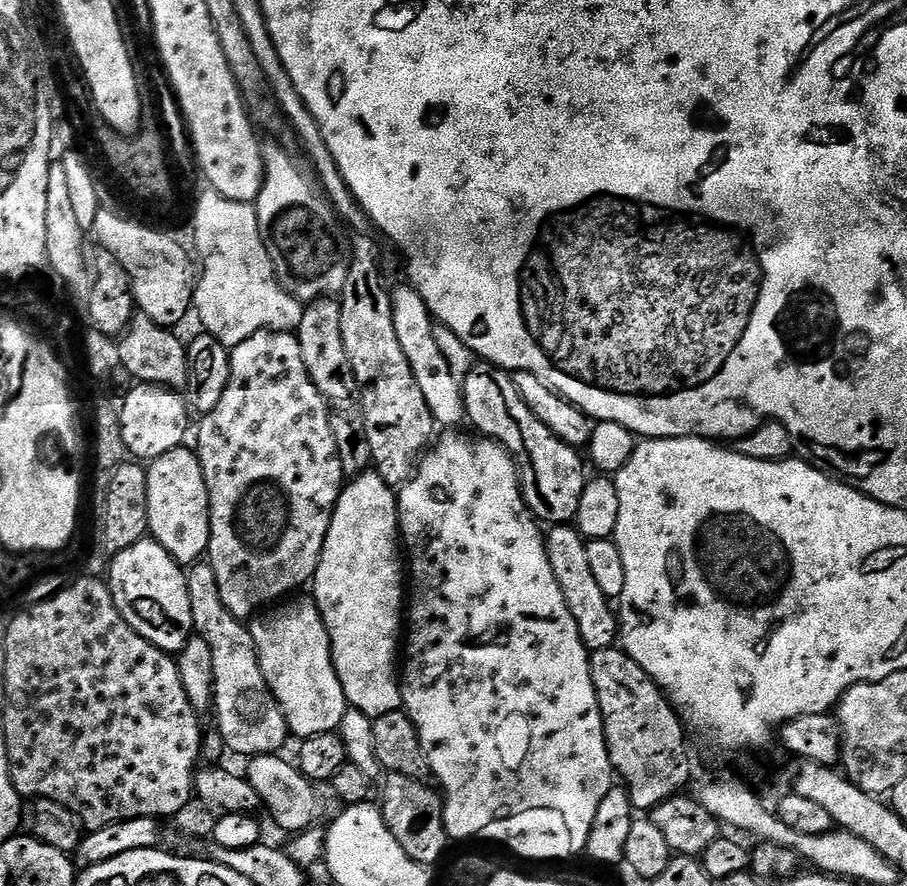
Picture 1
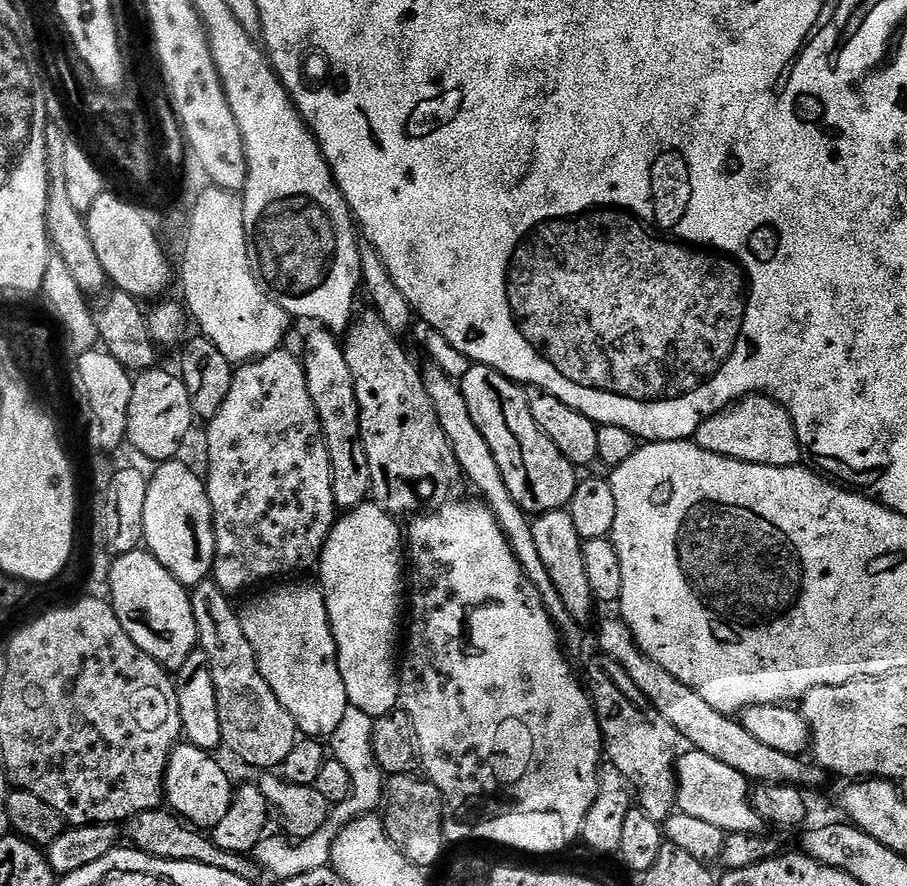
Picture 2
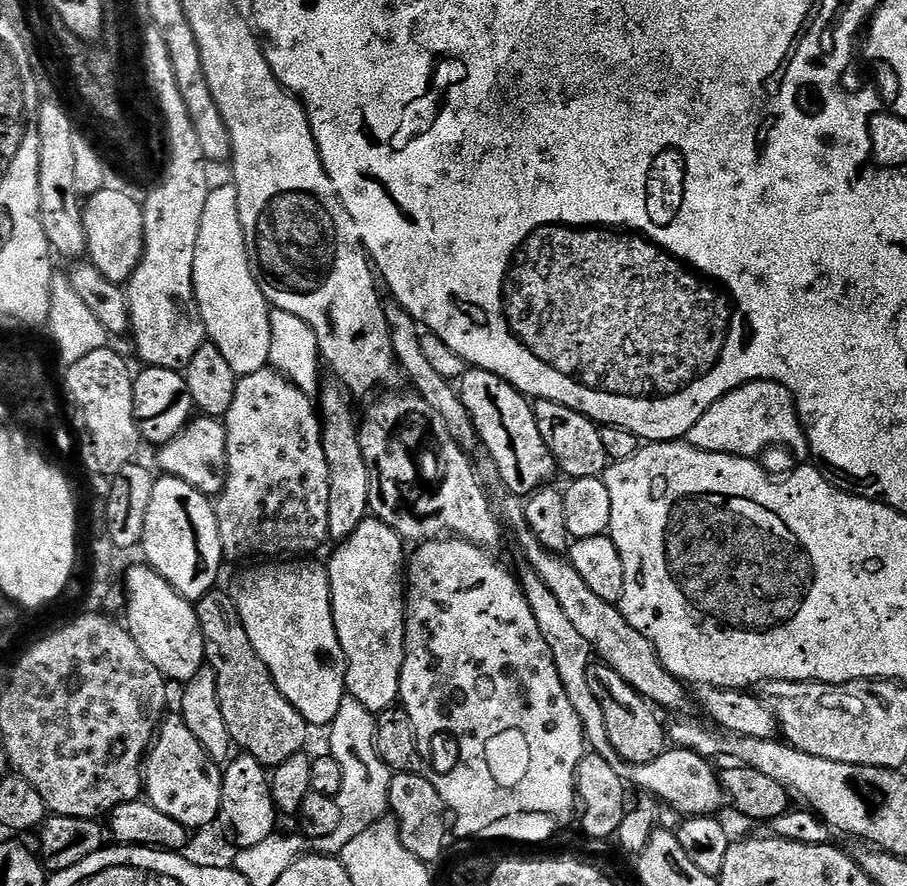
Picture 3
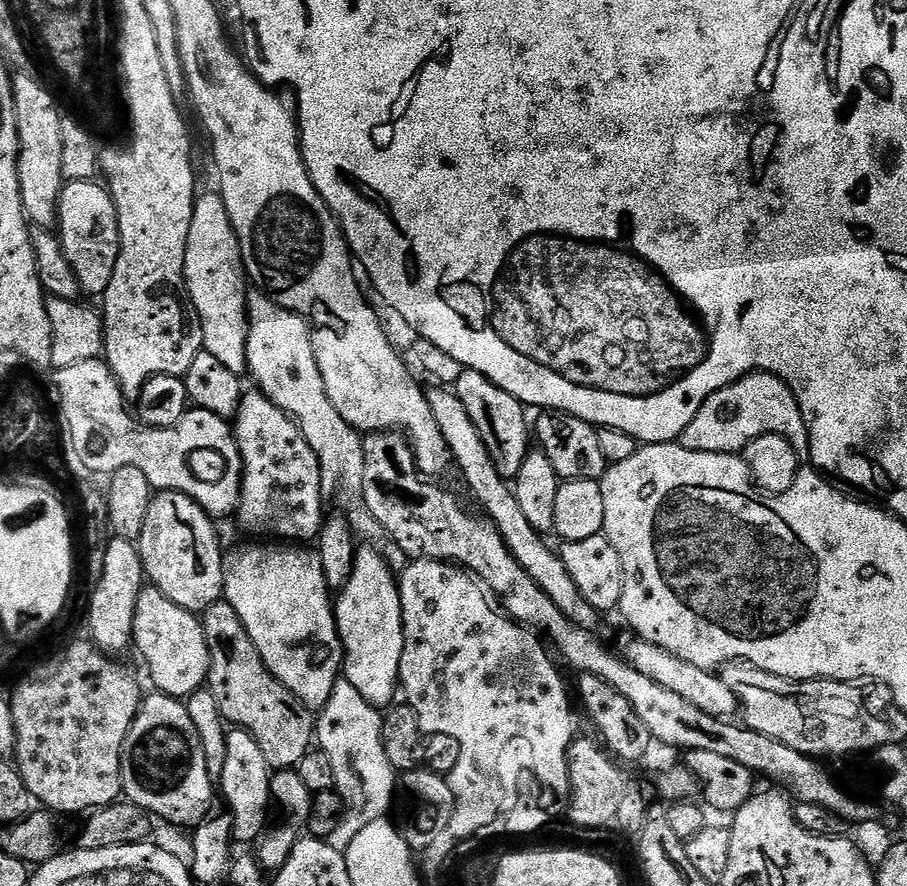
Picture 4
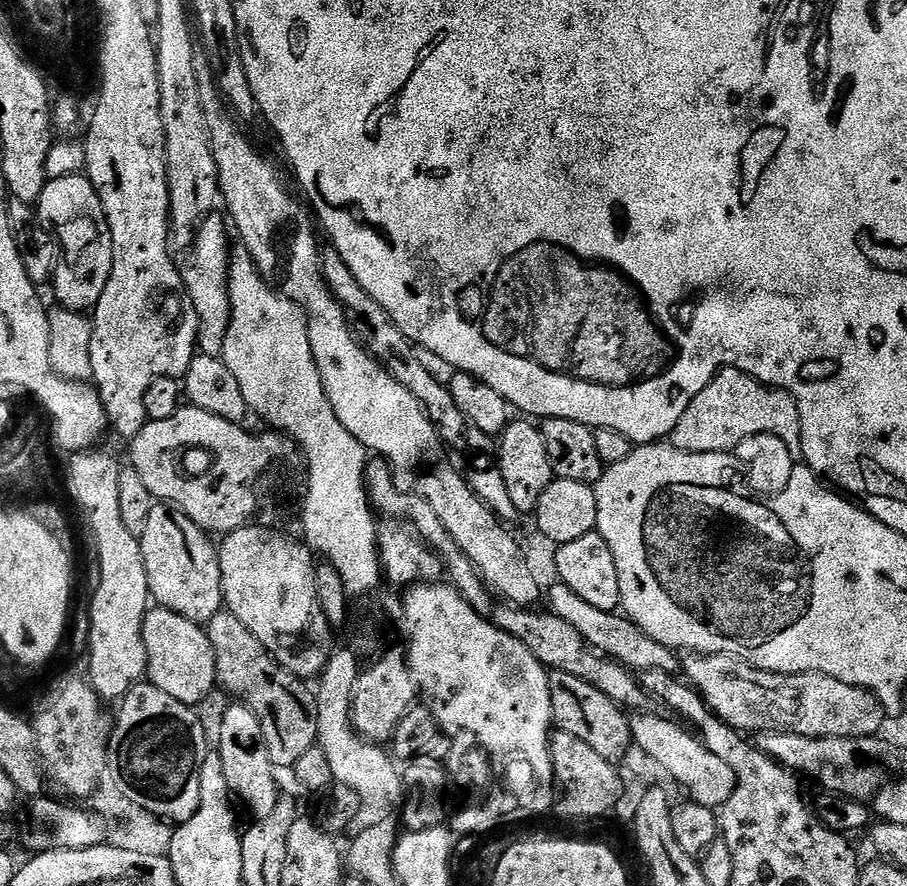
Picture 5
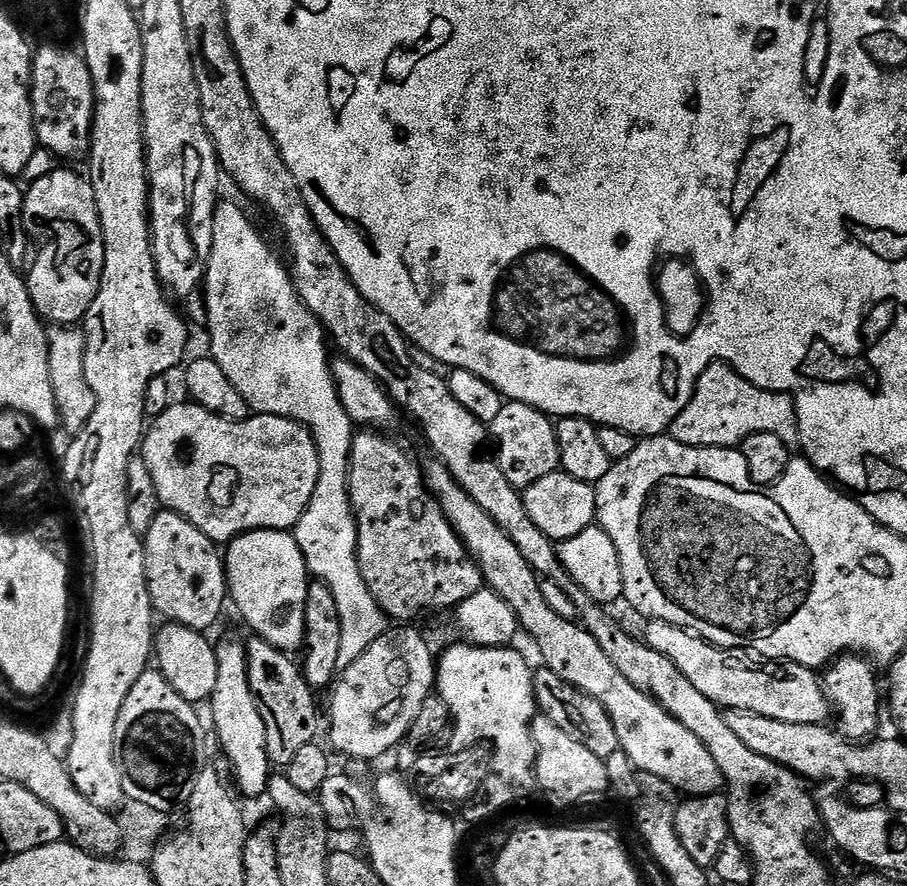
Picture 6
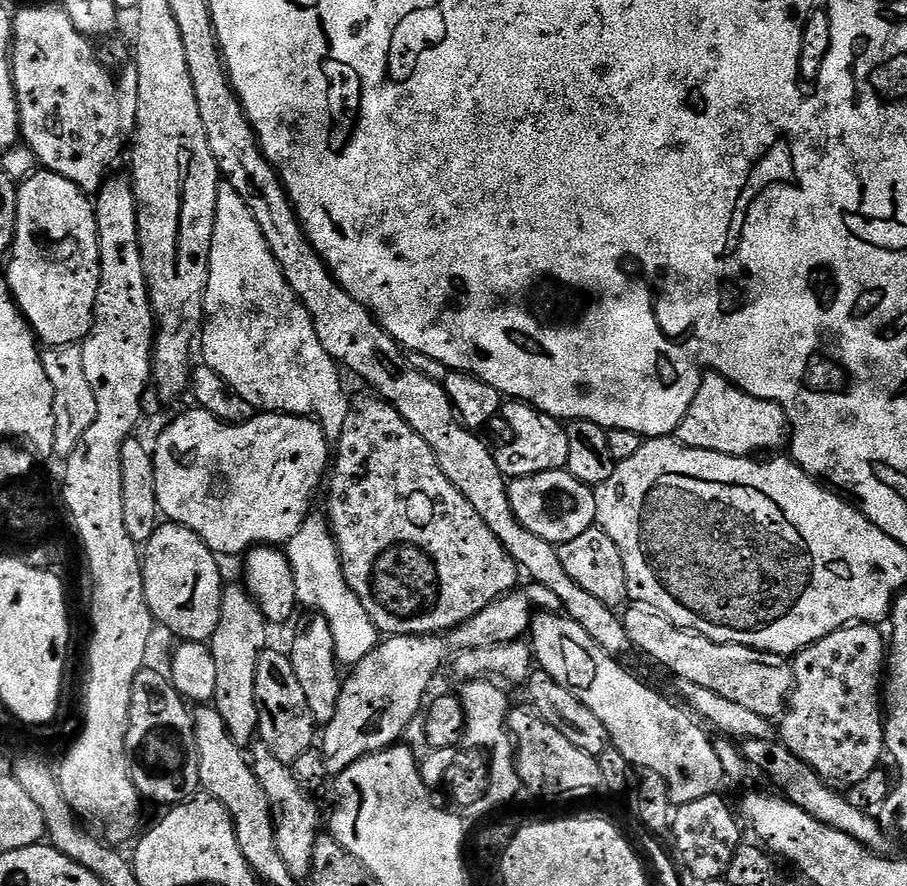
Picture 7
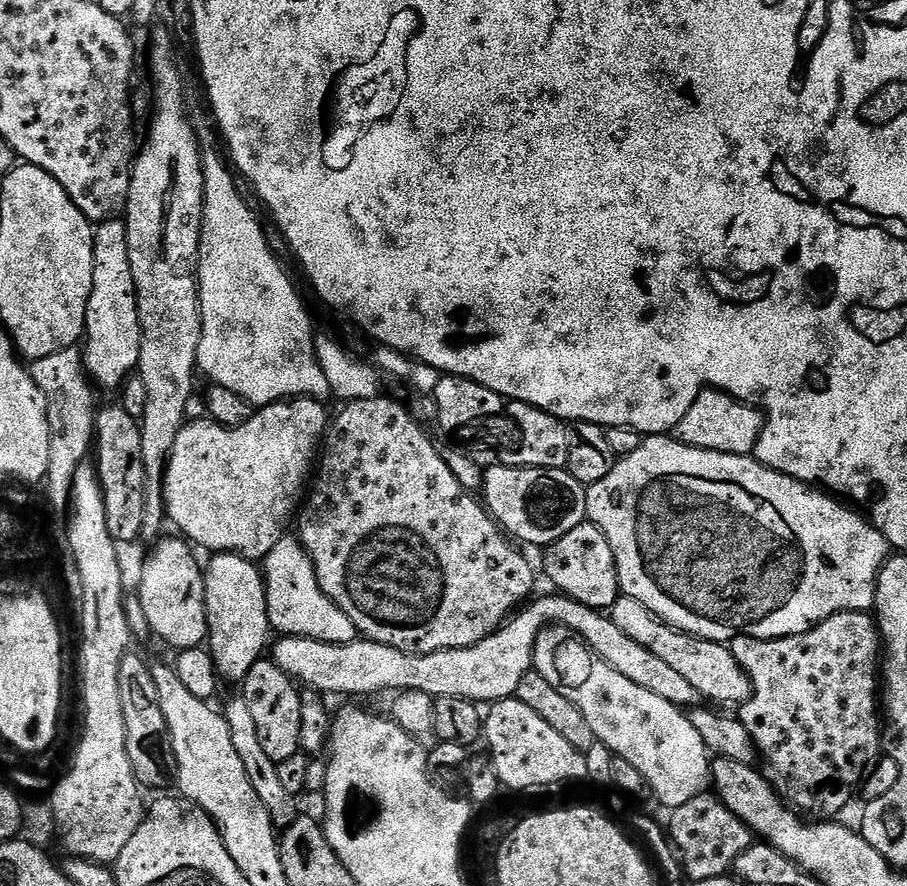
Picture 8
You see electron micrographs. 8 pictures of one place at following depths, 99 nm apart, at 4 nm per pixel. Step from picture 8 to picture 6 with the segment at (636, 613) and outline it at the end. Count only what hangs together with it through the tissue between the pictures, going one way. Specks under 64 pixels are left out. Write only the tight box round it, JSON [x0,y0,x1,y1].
[642,619,830,725]

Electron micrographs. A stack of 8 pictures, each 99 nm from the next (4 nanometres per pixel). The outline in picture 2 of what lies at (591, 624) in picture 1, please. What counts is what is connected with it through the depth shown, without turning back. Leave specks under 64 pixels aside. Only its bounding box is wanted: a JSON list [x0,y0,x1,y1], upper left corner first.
[531,508,594,622]

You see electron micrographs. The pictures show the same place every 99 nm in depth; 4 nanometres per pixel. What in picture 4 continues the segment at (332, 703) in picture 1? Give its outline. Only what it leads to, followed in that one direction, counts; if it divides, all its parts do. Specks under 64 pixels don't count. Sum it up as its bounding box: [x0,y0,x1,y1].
[223,542,344,710]

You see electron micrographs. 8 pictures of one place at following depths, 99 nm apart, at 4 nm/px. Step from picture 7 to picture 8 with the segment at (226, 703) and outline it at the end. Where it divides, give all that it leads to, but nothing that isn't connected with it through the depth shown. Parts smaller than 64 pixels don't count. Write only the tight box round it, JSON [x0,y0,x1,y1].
[204,552,269,681]

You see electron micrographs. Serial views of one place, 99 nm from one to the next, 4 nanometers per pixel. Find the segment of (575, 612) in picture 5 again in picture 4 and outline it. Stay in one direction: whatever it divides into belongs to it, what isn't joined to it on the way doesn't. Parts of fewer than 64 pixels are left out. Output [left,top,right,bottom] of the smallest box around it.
[618,636,738,718]

